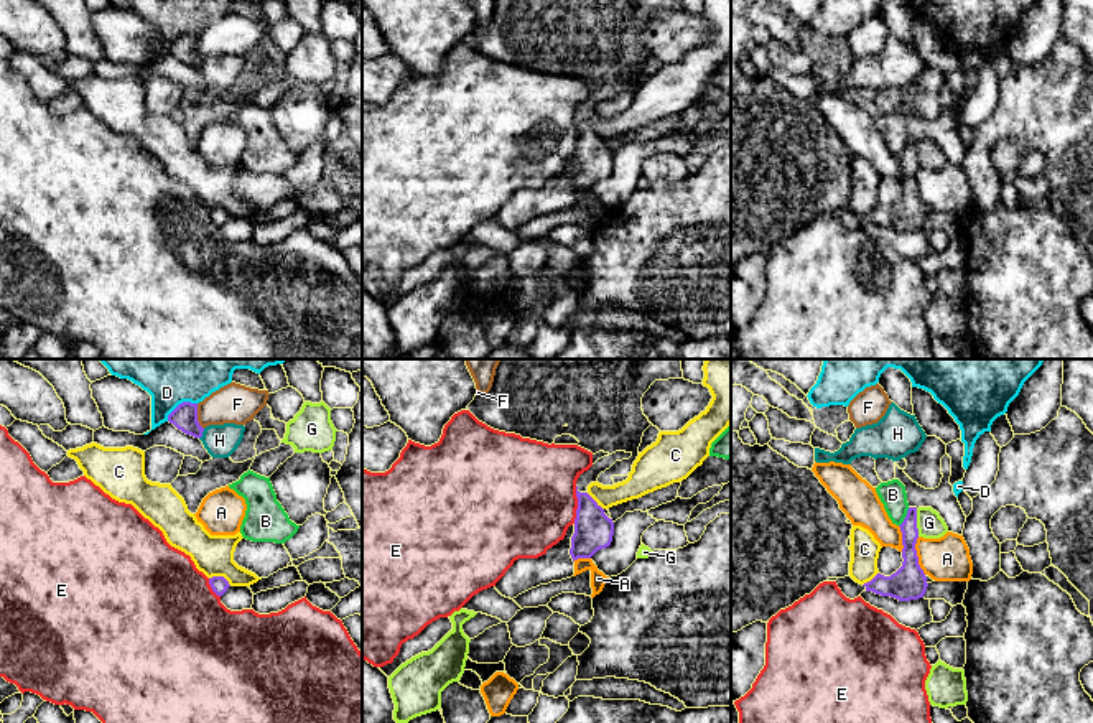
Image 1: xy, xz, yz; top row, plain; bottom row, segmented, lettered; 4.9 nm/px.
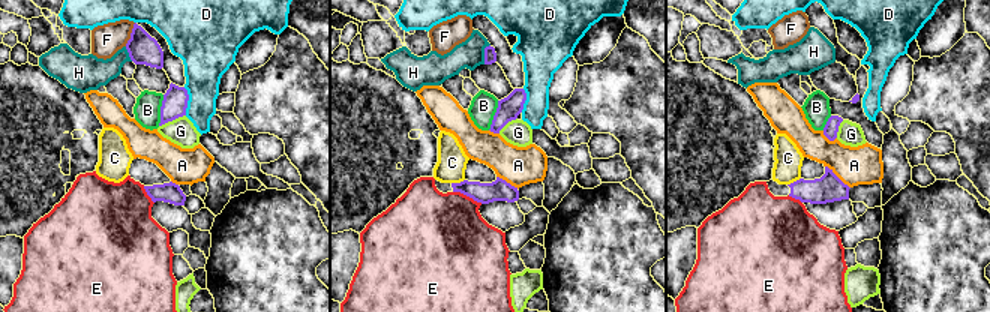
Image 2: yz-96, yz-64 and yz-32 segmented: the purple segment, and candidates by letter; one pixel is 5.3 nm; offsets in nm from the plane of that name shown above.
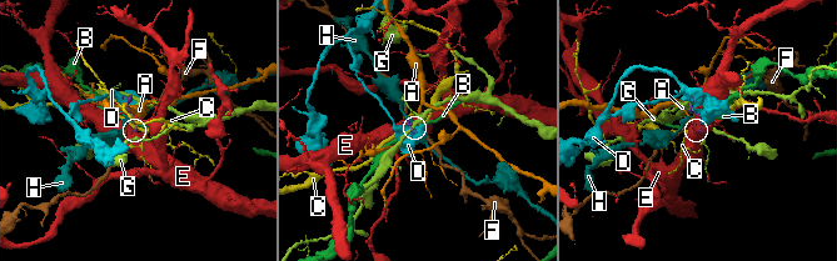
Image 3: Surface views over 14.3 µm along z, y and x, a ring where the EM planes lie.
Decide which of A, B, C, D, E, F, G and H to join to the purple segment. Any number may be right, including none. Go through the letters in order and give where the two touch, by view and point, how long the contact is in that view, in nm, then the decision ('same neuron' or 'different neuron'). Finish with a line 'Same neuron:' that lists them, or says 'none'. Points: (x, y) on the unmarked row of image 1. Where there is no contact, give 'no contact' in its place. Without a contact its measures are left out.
A: meets purple in yz at (916, 186); contact 190 nm long; different neuron
B: meets purple in yz at (906, 149); contact 110 nm long; different neuron
C: meets purple in xy at (221, 208); contact 120 nm long; different neuron
D: meets purple in xy at (180, 35); contact 180 nm long; different neuron
E: meets purple in xz at (578, 135); contact 180 nm long; different neuron
F: meets purple in xy at (196, 48); contact 130 nm long; different neuron
G: meets purple in yz at (916, 153); contact 140 nm long; different neuron
H: meets purple in xy at (201, 65); contact 60 nm long; different neuron
Same neuron: none

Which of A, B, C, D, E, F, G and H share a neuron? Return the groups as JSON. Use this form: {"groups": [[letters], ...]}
{"groups": [["A"], ["B"], ["C"], ["D"], ["E"], ["F"], ["G"], ["H"]]}

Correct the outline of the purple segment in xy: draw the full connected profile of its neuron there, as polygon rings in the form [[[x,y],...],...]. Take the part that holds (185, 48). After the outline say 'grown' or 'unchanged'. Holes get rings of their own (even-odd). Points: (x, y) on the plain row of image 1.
[[[183,33],[170,46],[168,53],[194,69],[201,69],[204,59],[198,53],[198,35]]]; unchanged

